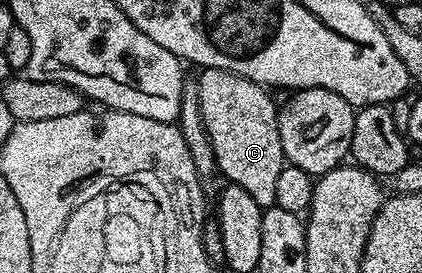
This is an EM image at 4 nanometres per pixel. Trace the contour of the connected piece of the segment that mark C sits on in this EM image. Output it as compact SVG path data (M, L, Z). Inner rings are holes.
M204 67L197 72L198 81L196 81L196 88L198 91L199 99L199 115L203 118L203 127L208 133L208 141L212 141L212 153L216 153L216 163L221 175L221 178L226 178L227 184L235 183L240 185L240 189L245 189L247 193L252 197L252 201L256 201L256 205L260 205L262 208L273 207L276 201L276 180L280 178L284 166L284 156L282 154L282 146L280 145L280 129L278 128L278 108L279 104L274 103L274 99L267 88L262 87L259 83L253 83L248 81L248 77L240 77L236 73L231 71L225 71L224 69L216 69L215 67Z

